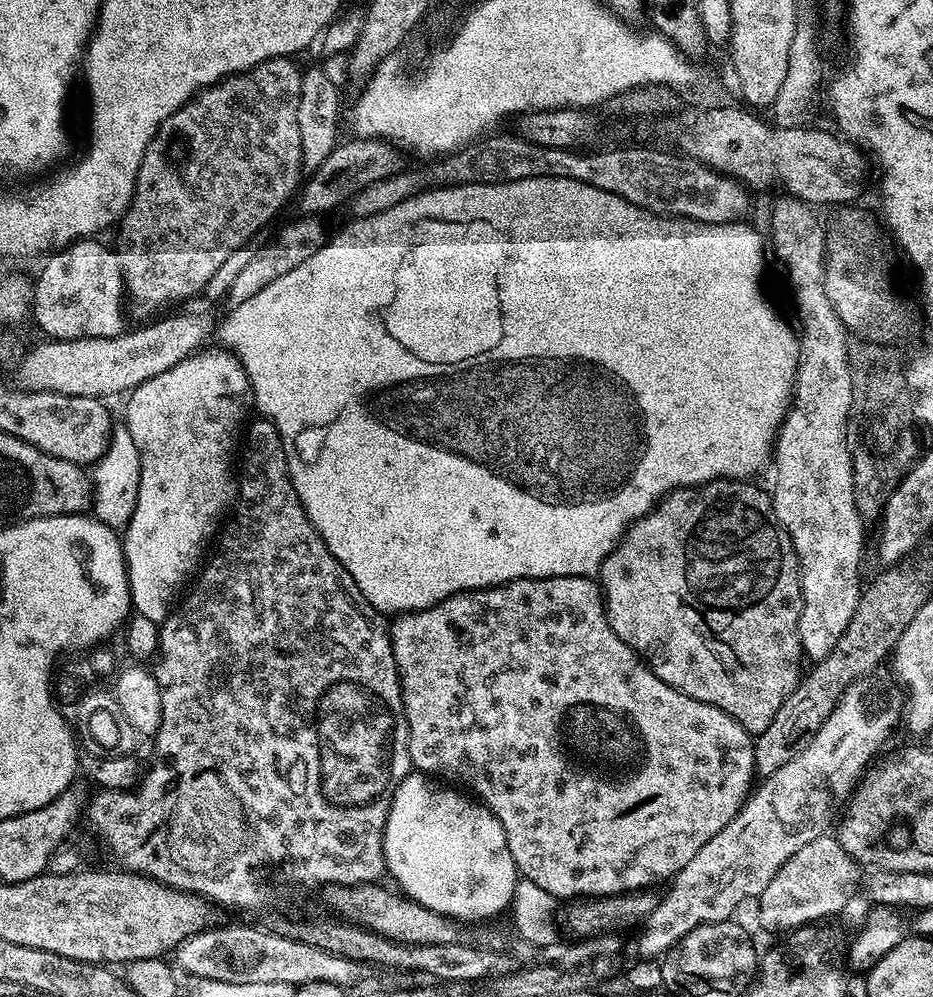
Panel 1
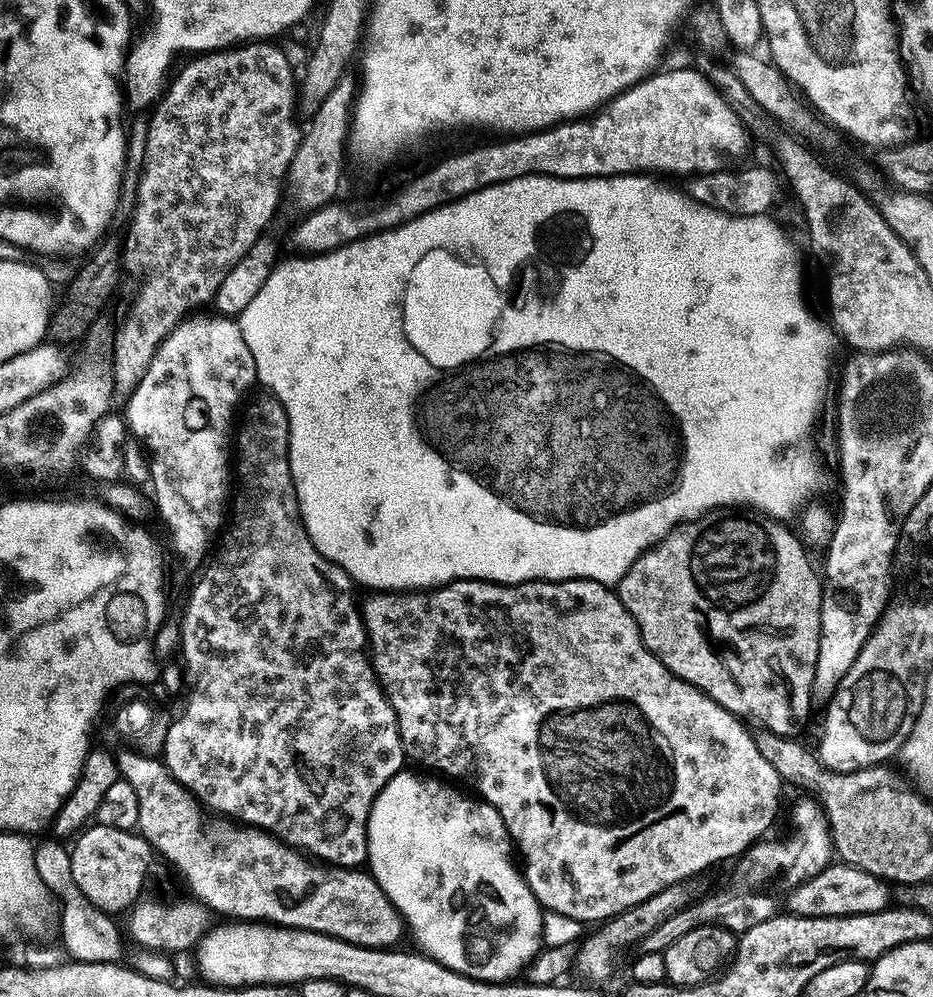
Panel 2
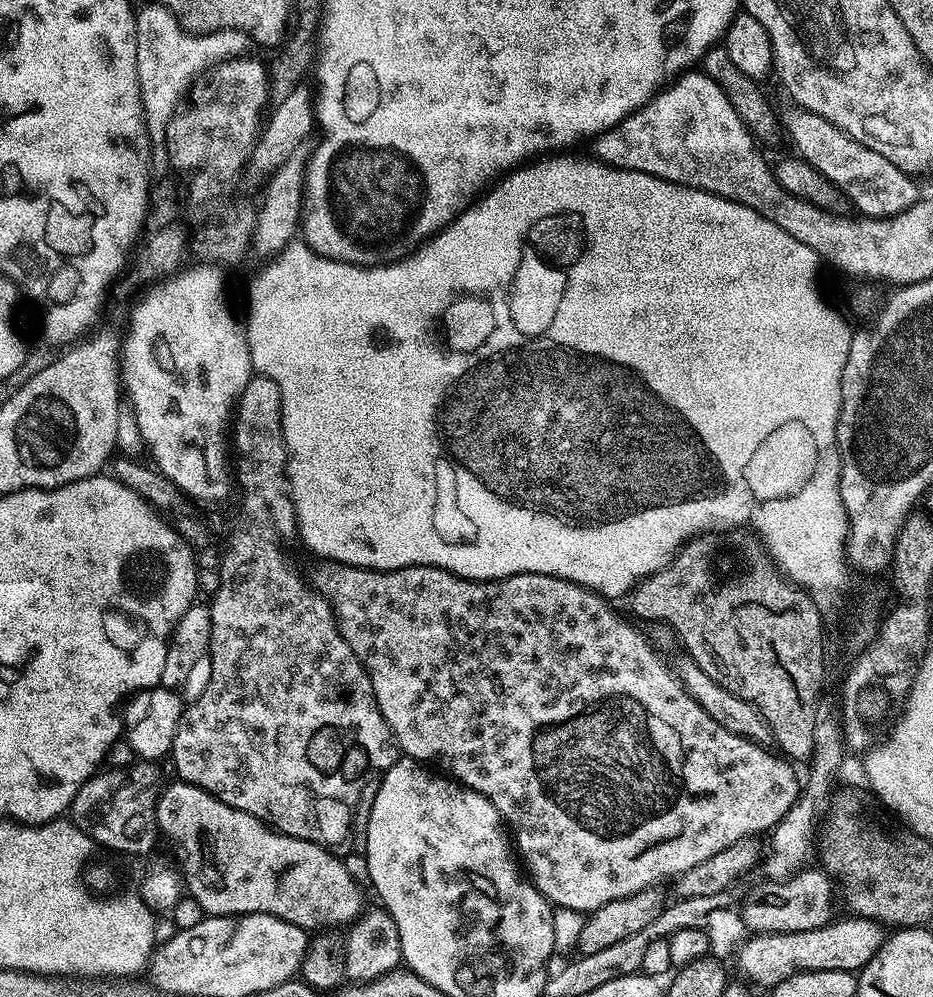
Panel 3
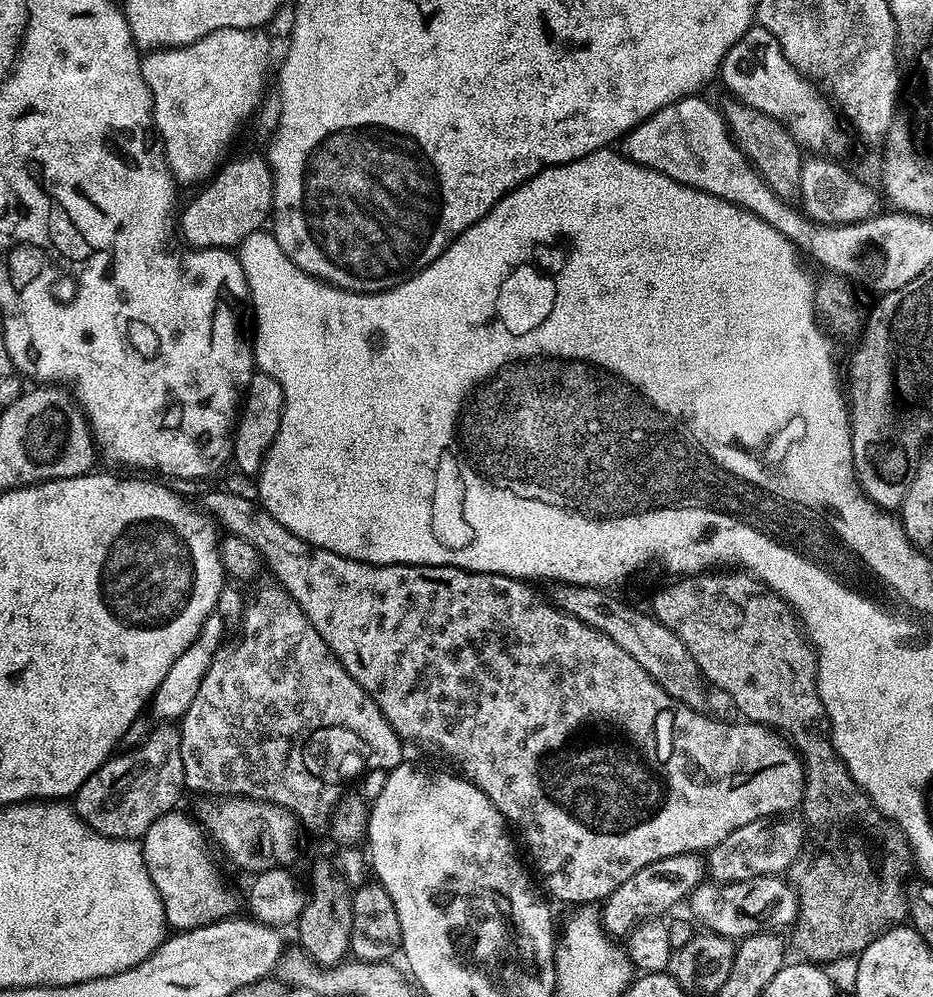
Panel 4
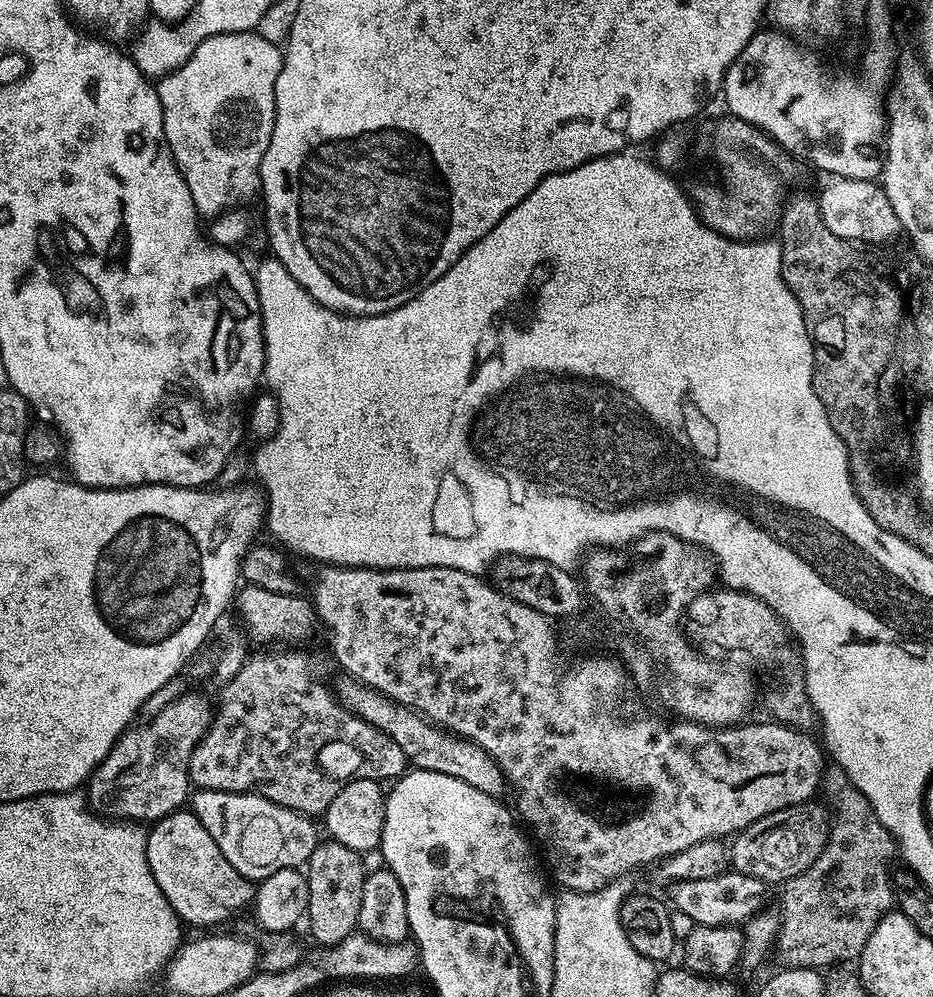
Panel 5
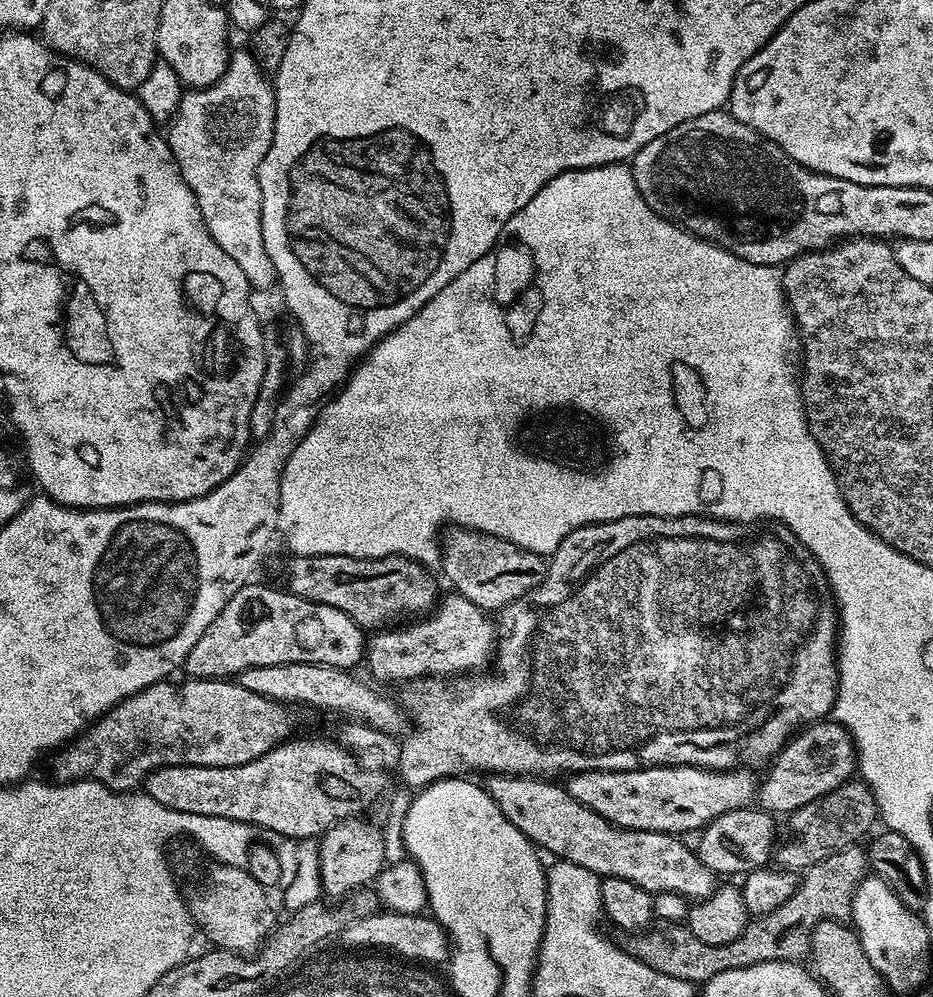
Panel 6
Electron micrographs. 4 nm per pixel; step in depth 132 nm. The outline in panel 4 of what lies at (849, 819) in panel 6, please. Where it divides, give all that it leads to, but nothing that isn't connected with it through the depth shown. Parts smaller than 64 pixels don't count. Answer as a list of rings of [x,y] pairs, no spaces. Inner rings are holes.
[[[780,816],[776,819],[758,819],[757,822],[750,822],[747,826],[734,830],[734,834],[726,834],[726,838],[718,842],[718,846],[709,848],[706,853],[707,879],[717,884],[733,884],[746,878],[785,873],[785,869],[797,858],[803,840],[806,840],[803,823],[792,818],[794,817]]]

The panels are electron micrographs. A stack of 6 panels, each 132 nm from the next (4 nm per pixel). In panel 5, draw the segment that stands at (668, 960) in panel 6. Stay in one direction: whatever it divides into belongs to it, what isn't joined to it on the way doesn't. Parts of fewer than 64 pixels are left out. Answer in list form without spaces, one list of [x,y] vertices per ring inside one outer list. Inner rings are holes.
[[[829,767],[822,784],[825,789],[828,787],[832,795],[832,804],[836,807],[836,816],[840,821],[831,825],[828,841],[817,860],[808,869],[782,884],[784,905],[778,911],[779,929],[774,943],[774,956],[776,954],[784,968],[825,970],[839,960],[859,961],[870,934],[874,934],[874,926],[894,904],[890,865],[893,863],[892,855],[895,857],[898,852],[896,841],[886,826],[882,826],[870,802],[854,787],[841,768]]]

